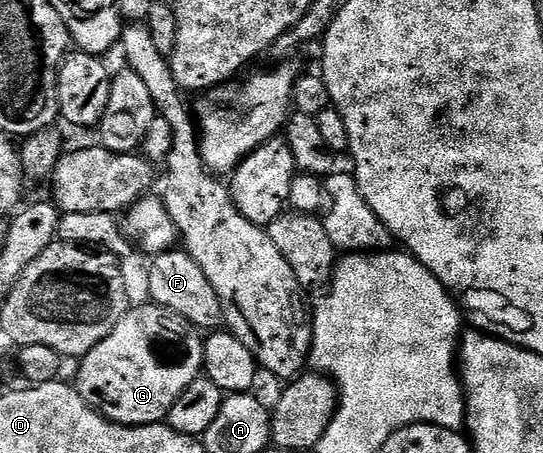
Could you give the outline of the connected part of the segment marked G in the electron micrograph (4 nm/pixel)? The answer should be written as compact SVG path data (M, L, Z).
M145 302L139 308L131 307L125 314L124 318L120 318L120 322L116 322L116 326L112 330L112 334L108 334L108 338L104 338L96 346L92 346L92 350L88 355L81 357L78 368L78 380L76 379L76 387L78 393L81 394L91 406L102 413L107 420L114 420L117 424L160 424L169 417L172 410L172 402L176 402L176 398L180 398L180 394L184 394L184 390L194 380L198 379L203 371L203 360L205 358L205 346L203 344L204 336L199 329L195 328L192 322L188 322L180 314L176 314L167 308L161 308L160 305L153 302Z

